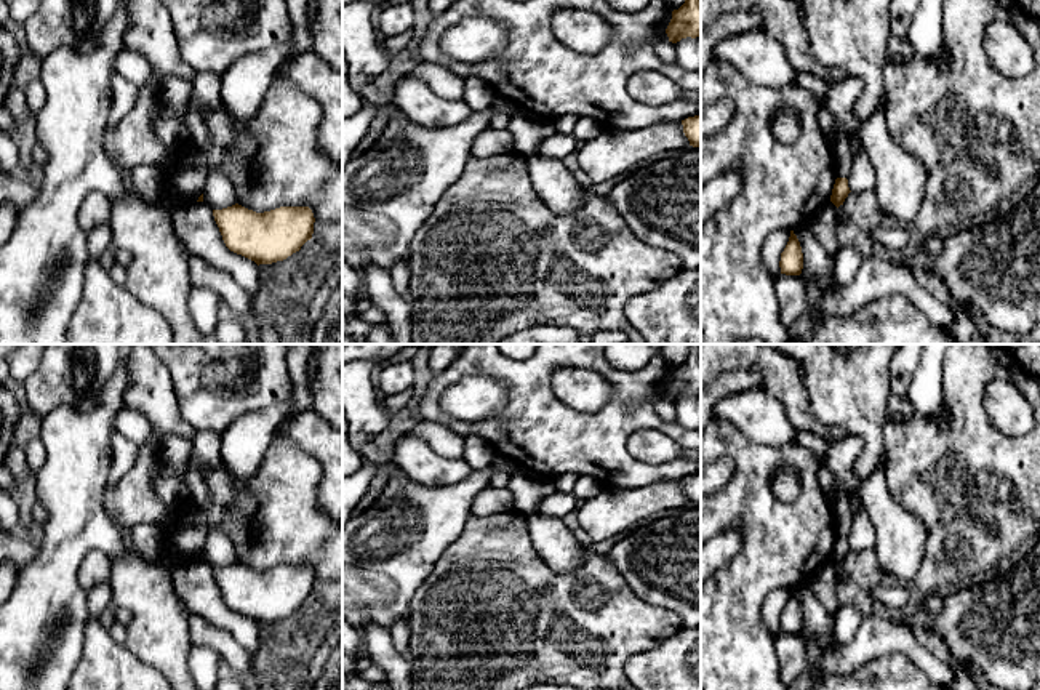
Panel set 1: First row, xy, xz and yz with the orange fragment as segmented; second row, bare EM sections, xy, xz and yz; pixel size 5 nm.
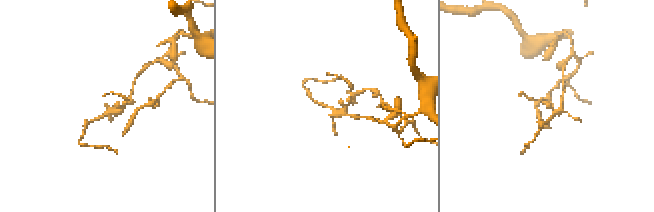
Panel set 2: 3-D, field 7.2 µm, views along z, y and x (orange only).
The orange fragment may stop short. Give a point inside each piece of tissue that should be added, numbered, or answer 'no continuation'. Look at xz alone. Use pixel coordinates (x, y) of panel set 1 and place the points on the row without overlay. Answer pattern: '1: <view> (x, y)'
no continuation

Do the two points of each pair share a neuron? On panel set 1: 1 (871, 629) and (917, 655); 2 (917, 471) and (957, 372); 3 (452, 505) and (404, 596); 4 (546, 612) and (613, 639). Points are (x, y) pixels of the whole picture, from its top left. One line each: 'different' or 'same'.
1: same
2: same
3: same
4: same

